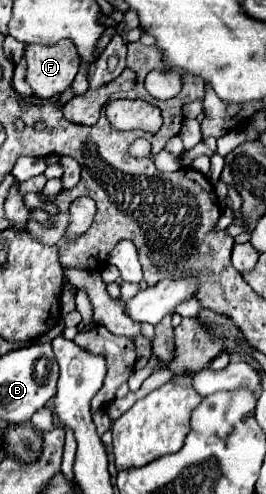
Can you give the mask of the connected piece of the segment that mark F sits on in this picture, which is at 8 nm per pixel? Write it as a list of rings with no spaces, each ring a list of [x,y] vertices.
[[[59,40],[55,44],[27,46],[27,82],[33,94],[49,98],[71,86],[79,70],[79,52],[73,40]]]

